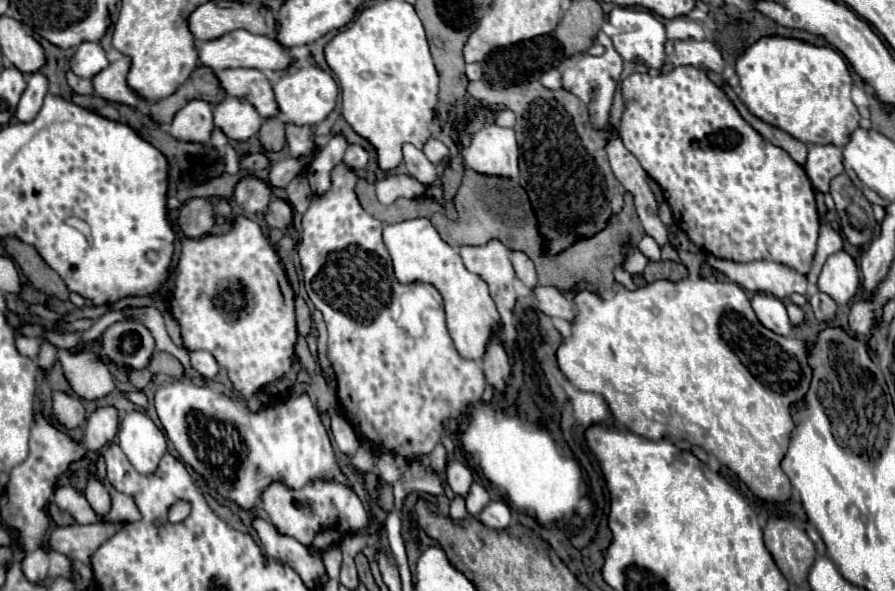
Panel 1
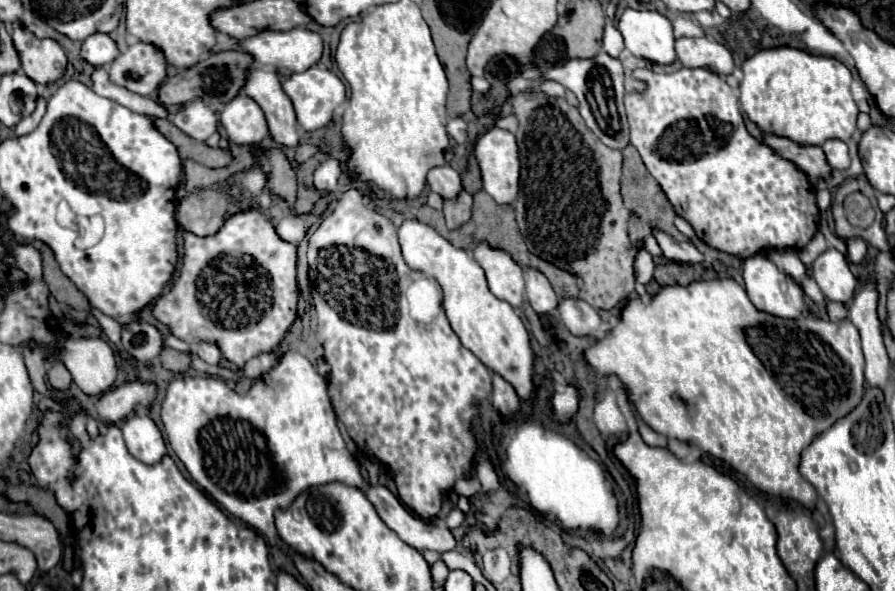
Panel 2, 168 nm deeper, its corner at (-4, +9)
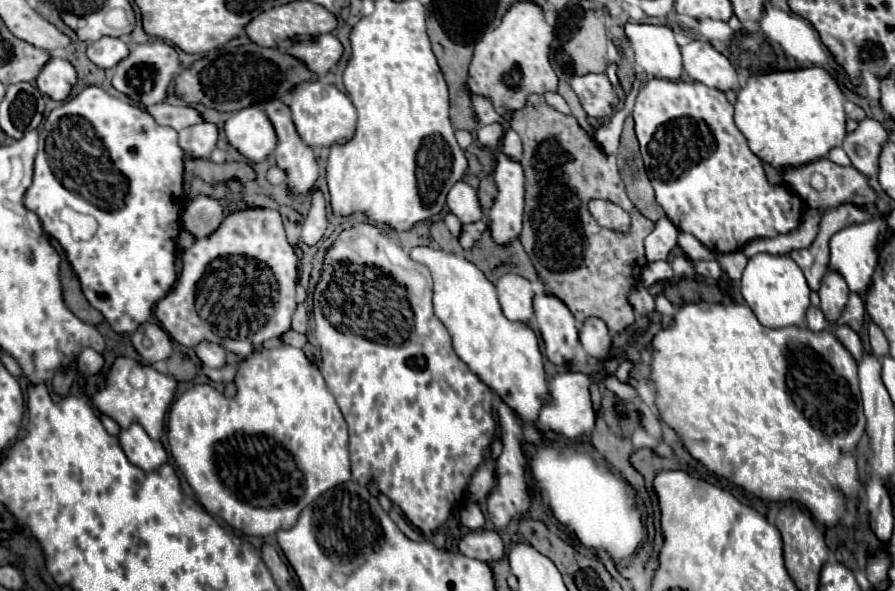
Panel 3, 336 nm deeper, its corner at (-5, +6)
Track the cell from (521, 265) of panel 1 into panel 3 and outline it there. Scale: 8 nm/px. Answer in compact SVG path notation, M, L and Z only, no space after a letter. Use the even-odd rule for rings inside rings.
M549 292L535 294L533 310L545 342L547 358L559 366L571 362L575 356L575 346L579 344L577 322L571 310L565 306L565 302Z

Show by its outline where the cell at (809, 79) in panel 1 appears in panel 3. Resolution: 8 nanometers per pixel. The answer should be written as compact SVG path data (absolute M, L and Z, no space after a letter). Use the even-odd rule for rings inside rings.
M825 68L779 70L751 76L747 86L737 92L735 124L747 138L751 150L779 170L779 166L799 166L819 160L831 148L843 144L847 136L843 104L843 90Z

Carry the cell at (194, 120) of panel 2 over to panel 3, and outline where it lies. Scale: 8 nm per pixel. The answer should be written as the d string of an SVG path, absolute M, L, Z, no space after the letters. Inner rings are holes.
M199 122L179 130L179 146L187 156L209 158L211 150L217 146L217 126L211 122Z

